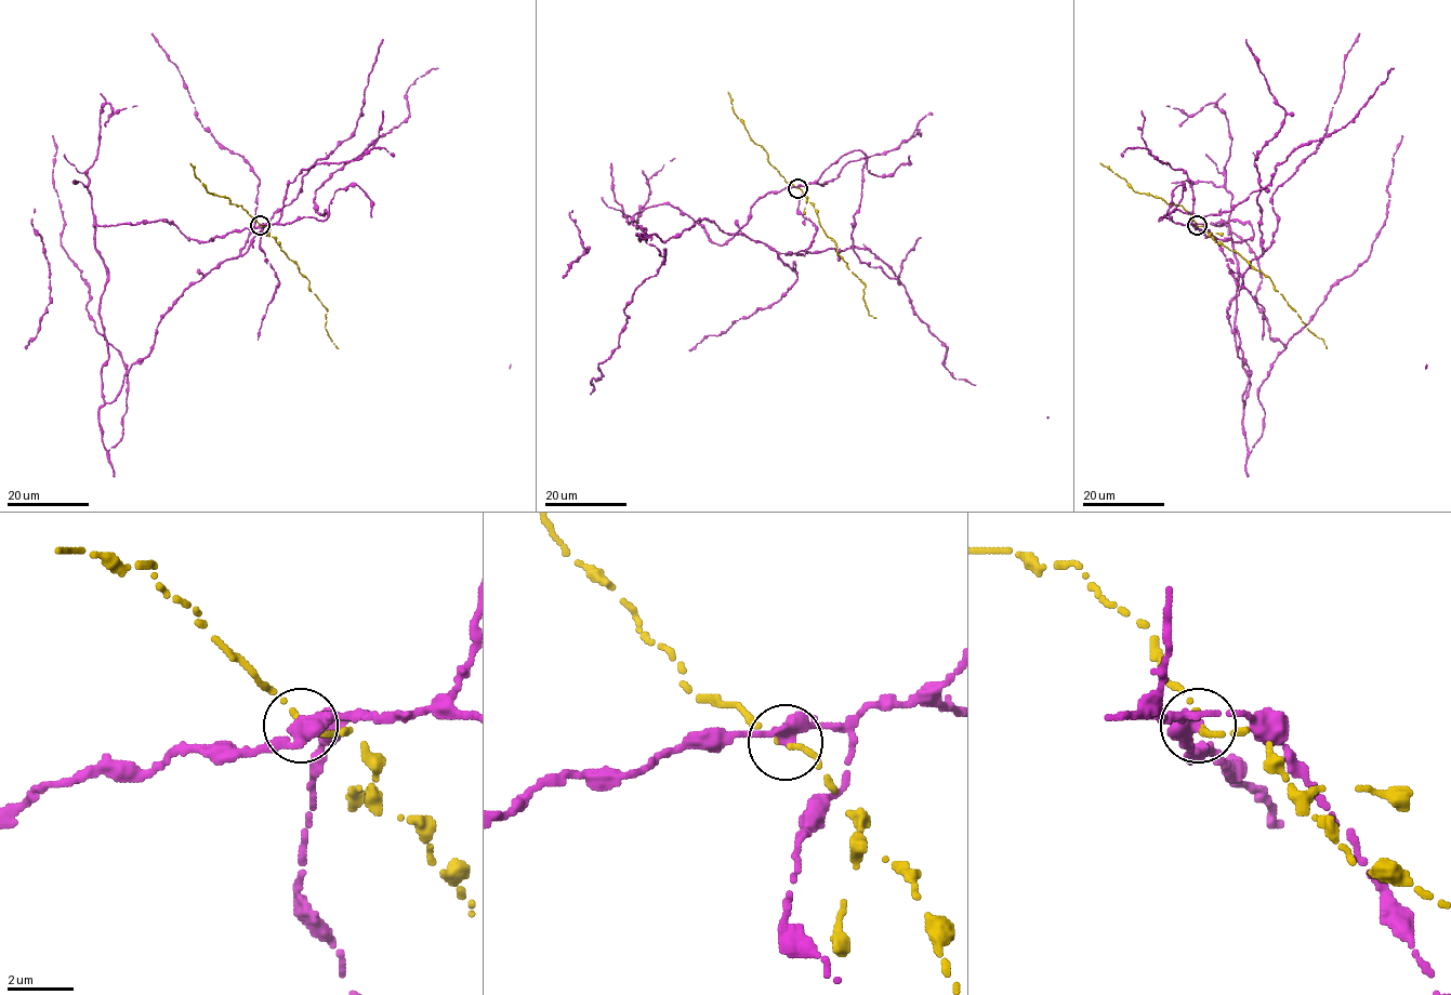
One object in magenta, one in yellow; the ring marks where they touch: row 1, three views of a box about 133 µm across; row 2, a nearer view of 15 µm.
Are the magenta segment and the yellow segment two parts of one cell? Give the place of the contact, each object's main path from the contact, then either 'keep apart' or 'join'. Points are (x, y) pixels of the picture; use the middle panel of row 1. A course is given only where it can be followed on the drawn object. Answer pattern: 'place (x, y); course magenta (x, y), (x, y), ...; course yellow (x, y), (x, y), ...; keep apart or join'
place (797, 188); course magenta (797, 187), (723, 246), (669, 204), (634, 214), (640, 241), (707, 219), (795, 265), (777, 302), (689, 350); course yellow (797, 188), (814, 207), (820, 227), (835, 243), (836, 253), (865, 284), (862, 297), (868, 314), (876, 317); keep apart

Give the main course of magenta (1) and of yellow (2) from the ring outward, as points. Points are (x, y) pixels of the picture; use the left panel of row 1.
1: (260, 225), (95, 225), (105, 401), (245, 247), (260, 178), (152, 34)
2: (260, 225), (266, 225), (268, 235), (310, 281), (308, 288), (327, 309), (325, 329), (339, 348)

